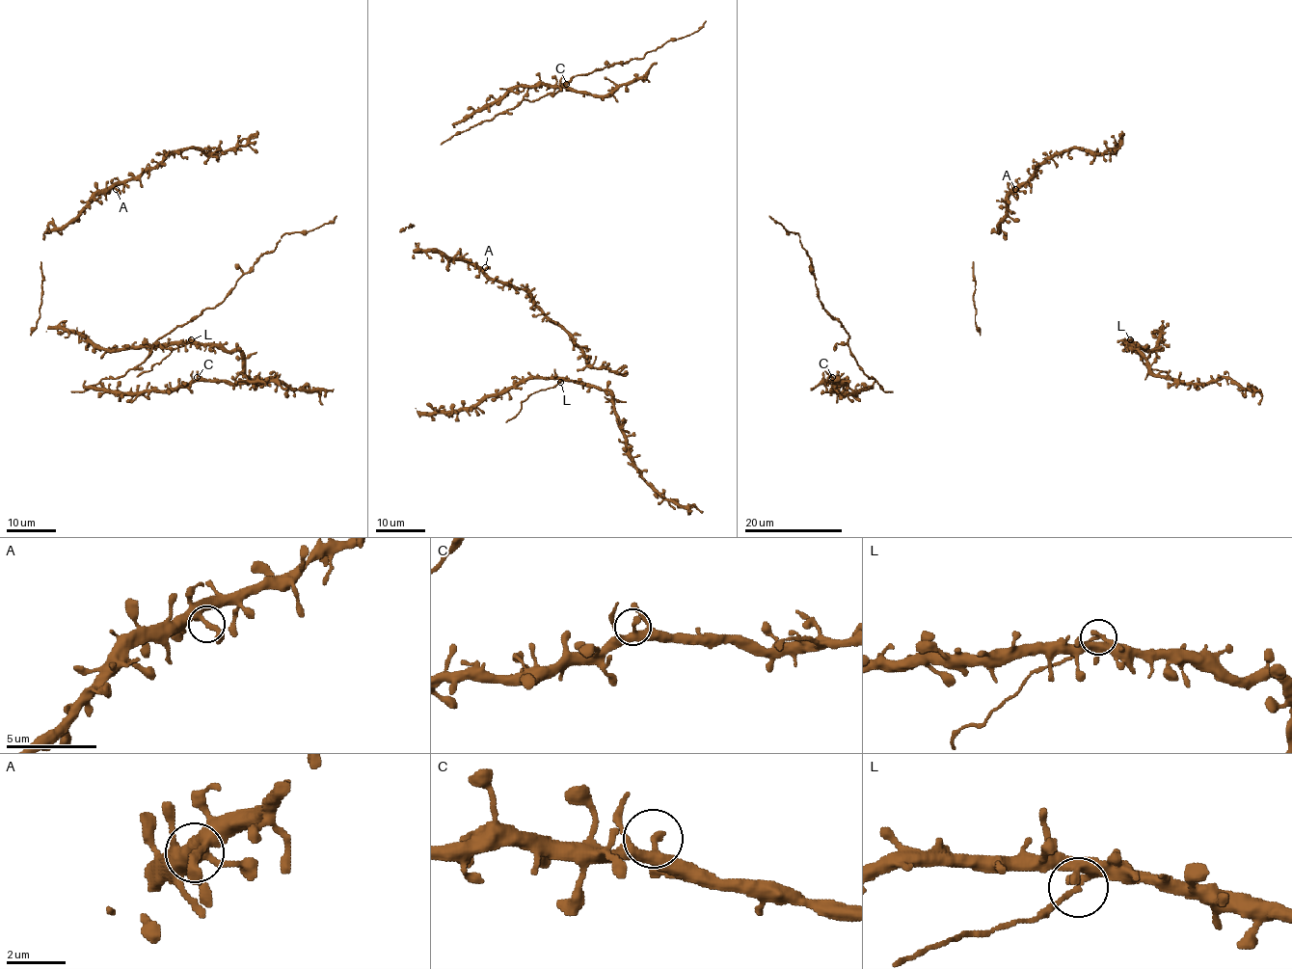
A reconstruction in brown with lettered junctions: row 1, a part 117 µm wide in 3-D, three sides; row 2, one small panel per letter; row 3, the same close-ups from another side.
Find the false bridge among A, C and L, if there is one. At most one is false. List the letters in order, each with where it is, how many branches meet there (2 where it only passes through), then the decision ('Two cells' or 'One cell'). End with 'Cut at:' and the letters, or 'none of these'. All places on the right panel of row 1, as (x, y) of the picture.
A: Place: (1015, 189). Branches: 2. One cell
C: Place: (832, 377). Branches: 2. One cell
L: Place: (1130, 339). Branches: 2. Two cells
Cut at: L

